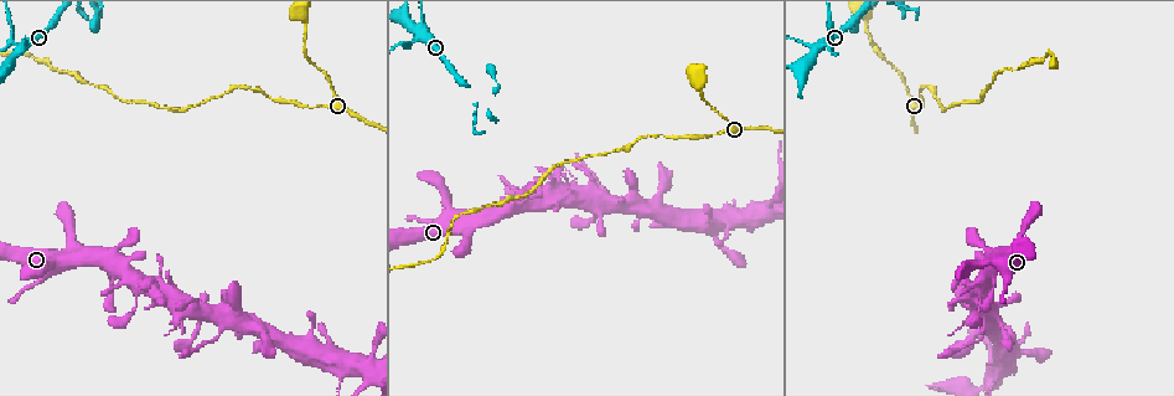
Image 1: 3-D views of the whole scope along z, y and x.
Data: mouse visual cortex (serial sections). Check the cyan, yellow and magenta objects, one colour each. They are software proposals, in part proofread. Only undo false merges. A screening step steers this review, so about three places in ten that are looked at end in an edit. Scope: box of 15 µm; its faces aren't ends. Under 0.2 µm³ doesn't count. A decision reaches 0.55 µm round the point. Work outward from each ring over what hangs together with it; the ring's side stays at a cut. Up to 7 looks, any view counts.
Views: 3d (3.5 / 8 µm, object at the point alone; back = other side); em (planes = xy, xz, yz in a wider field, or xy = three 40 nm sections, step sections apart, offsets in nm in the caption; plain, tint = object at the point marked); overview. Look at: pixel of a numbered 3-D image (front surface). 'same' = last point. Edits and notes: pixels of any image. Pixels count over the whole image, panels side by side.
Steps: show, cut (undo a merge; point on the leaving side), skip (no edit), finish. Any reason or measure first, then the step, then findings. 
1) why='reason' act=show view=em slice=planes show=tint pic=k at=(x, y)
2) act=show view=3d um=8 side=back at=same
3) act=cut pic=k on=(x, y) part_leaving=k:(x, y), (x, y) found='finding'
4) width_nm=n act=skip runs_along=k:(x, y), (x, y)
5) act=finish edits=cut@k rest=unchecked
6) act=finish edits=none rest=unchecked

why='three-way junction' act=show view=3d um=8 pic=1 at=(826, 42)

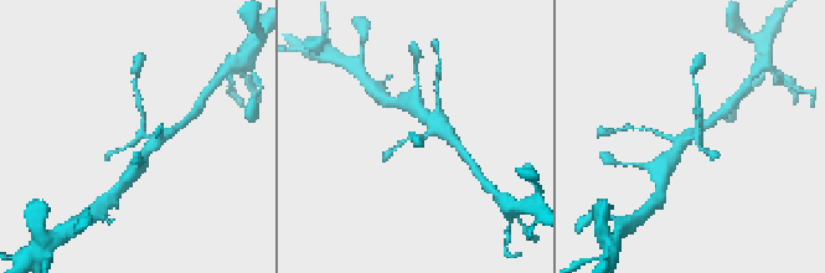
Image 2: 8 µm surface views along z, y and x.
act=show view=3d um=3.5 pic=2 at=(144, 138)

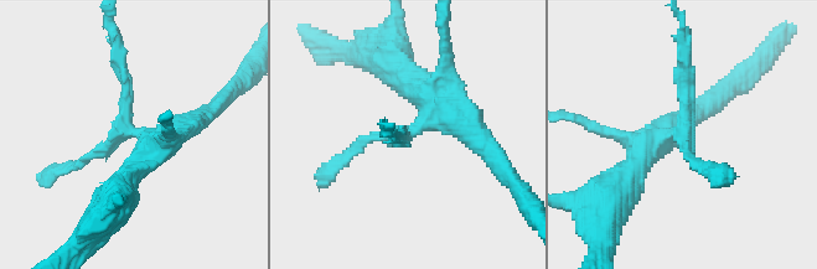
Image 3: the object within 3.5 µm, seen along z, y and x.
arms=3 arm_widths_nm=150,150,350 why='now the EM' act=show view=em slice=xy step=5 show=tint pic=3 at=(128, 134)

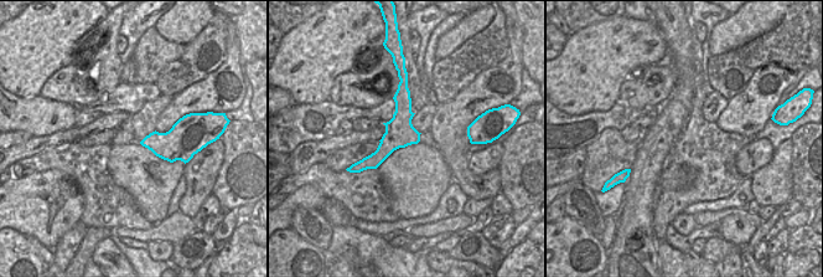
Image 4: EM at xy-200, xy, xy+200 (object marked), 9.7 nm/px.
act=skip runs_along=3:(195, 122), (130, 133), (115, 53) found='all the same cell'

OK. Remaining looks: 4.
why='abrupt turn' act=show view=3d um=3.5 pic=1 at=(307, 20)

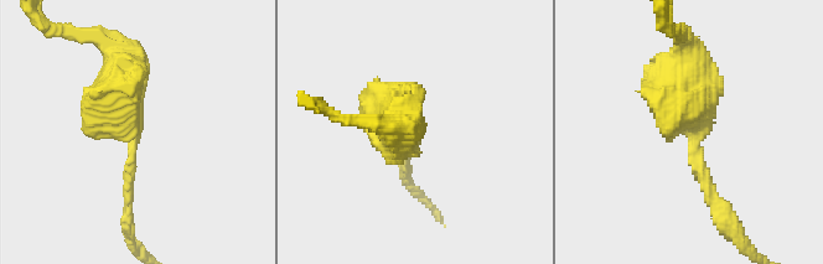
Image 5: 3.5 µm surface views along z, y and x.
arm_widths_nm=150,600 act=show view=em slice=xy step=2 show=tint pic=5 at=(130, 130)

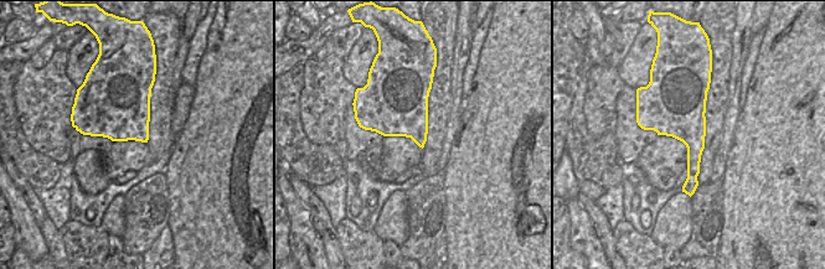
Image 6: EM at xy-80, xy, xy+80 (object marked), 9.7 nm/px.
why='another direction' act=show view=em slice=planes show=tint at=same

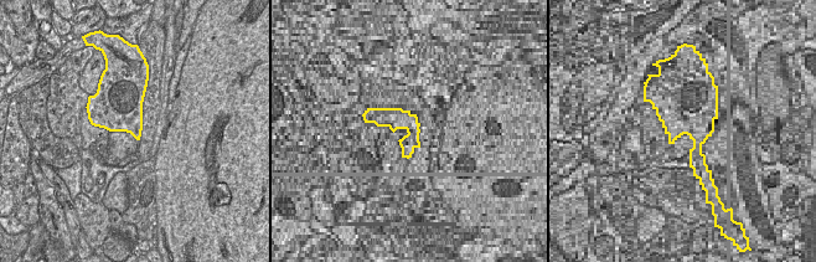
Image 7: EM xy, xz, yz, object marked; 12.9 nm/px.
act=skip runs_along=5:(718, 207), (695, 119), (651, 74) found='one cell here'

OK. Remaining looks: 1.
act=finish edits=none rest=unchecked

